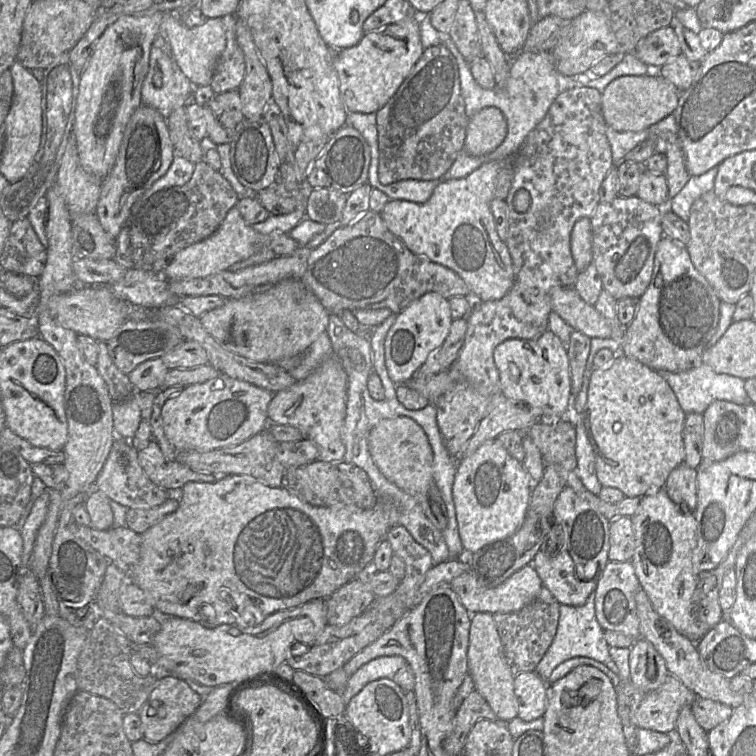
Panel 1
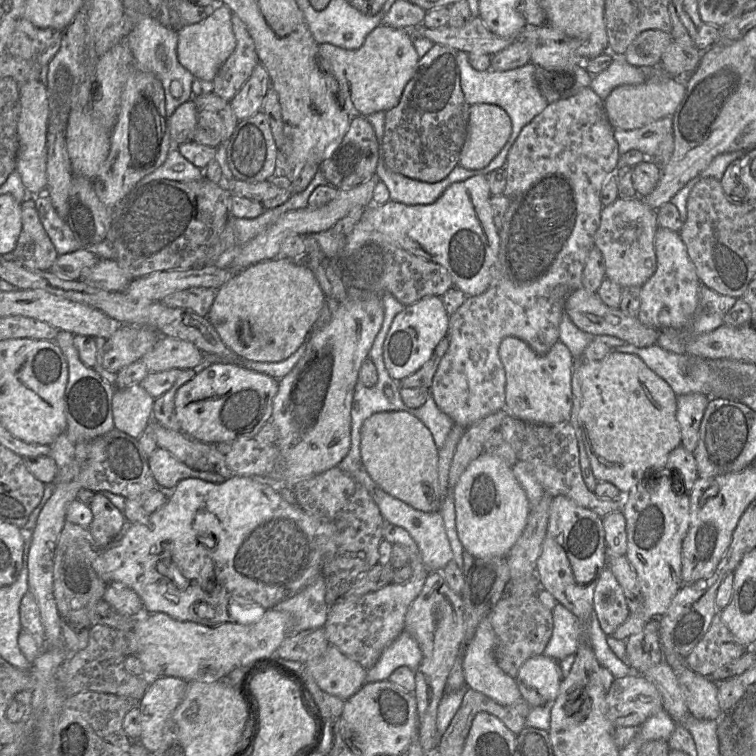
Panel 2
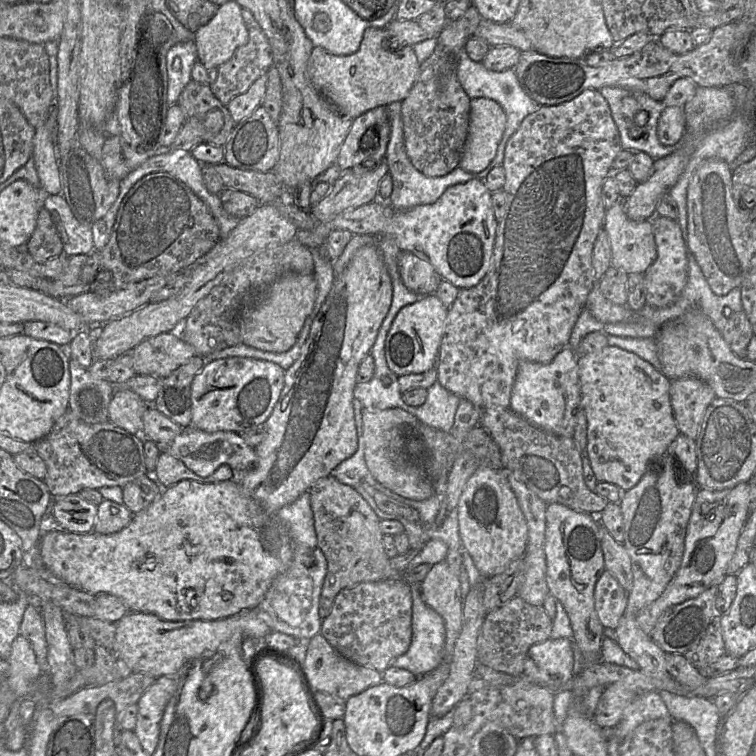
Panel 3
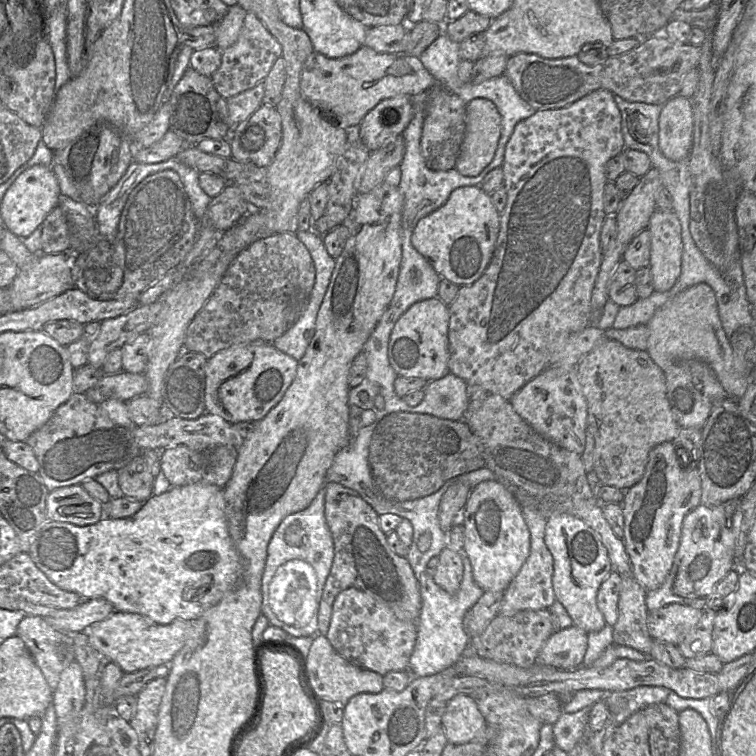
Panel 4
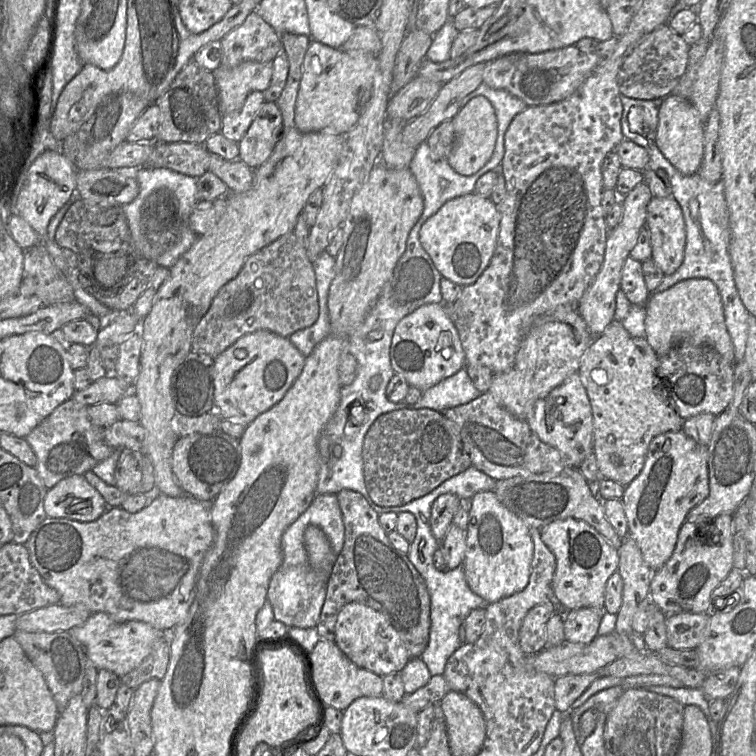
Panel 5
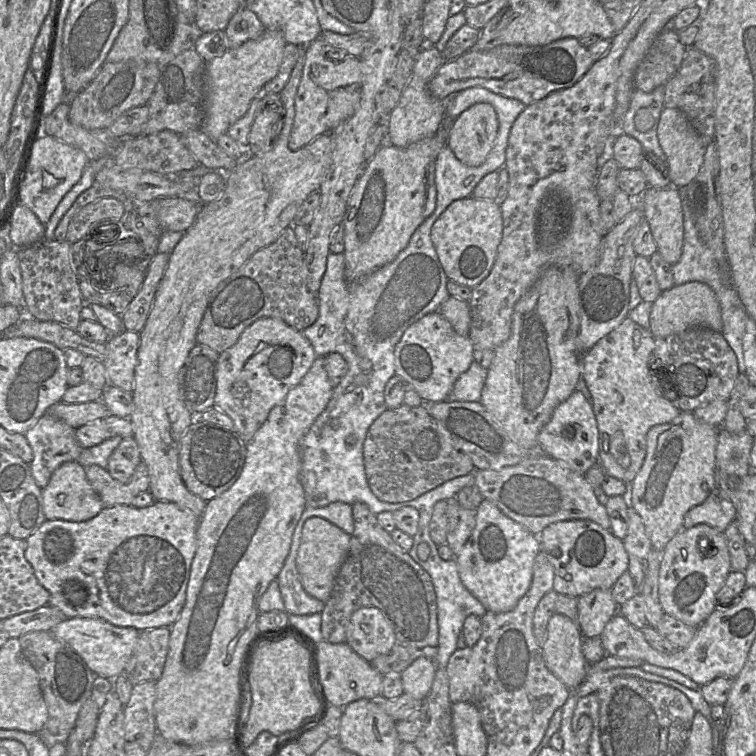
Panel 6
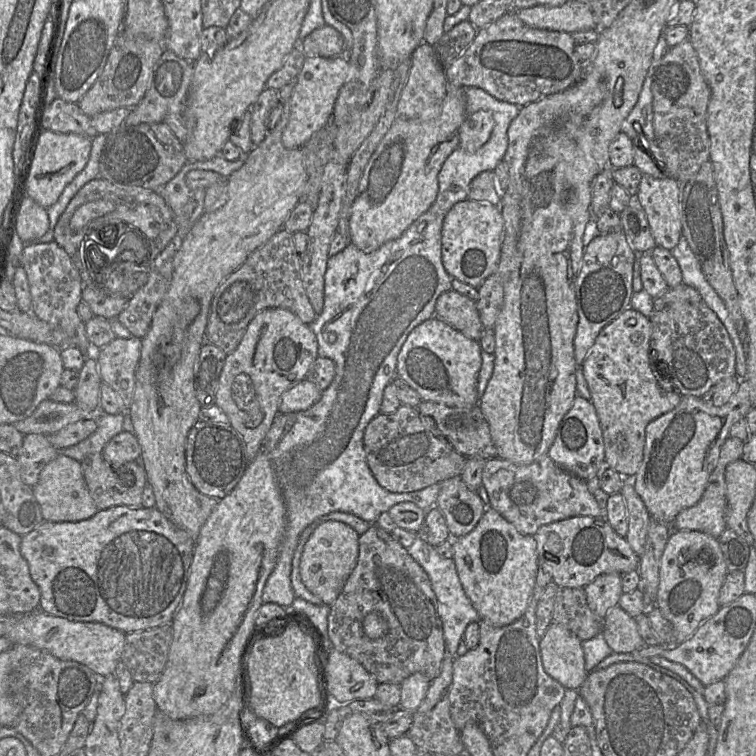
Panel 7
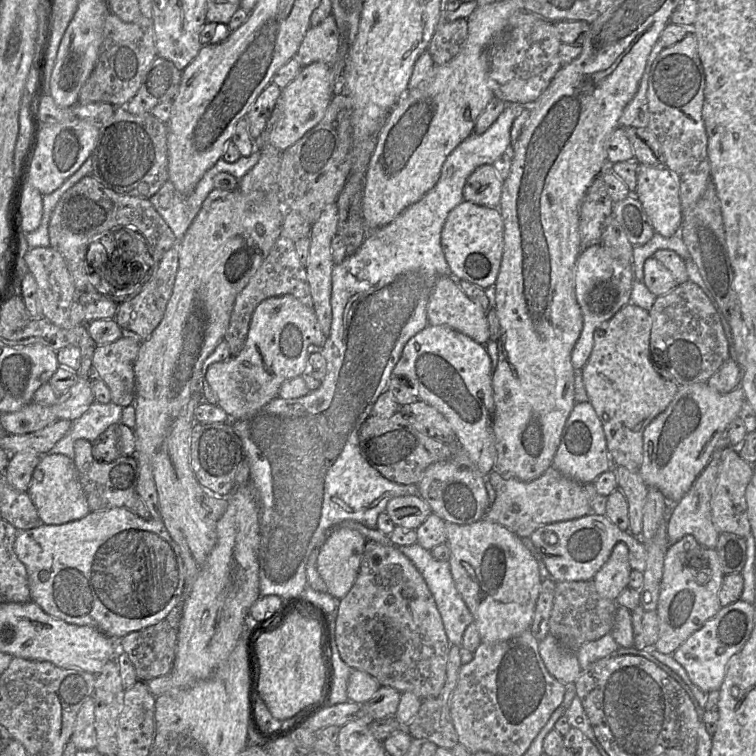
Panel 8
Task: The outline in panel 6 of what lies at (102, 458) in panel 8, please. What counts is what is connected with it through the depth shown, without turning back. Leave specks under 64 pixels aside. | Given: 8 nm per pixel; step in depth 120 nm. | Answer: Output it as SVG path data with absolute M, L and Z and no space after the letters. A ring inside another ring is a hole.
M123 438L111 453L107 470L113 479L127 483L140 462L141 455L135 438Z

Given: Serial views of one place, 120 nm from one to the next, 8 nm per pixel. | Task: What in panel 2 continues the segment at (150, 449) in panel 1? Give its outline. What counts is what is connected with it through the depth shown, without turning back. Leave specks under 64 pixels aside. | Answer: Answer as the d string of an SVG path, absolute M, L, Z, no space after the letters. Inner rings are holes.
M161 447L153 451L147 462L157 484L166 488L176 487L178 482L186 478L197 478L211 483L221 483L226 479L216 472L192 469Z

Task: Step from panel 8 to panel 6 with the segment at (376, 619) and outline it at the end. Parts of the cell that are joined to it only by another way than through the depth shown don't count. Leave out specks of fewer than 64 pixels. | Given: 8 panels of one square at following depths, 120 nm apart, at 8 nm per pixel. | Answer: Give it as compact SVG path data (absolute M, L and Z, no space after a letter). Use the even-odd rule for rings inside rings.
M353 503L352 514L354 531L349 552L321 612L321 633L330 643L345 643L352 614L362 607L377 607L393 628L395 643L387 654L376 657L370 664L382 676L401 675L417 658L434 660L437 654L437 603L433 583L430 575L381 527L365 503Z

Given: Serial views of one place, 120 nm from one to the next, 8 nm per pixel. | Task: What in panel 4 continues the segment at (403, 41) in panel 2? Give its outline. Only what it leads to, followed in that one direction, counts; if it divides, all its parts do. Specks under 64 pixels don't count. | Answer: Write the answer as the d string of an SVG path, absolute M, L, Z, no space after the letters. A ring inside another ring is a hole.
M367 46L342 58L328 58L313 51L305 60L300 77L302 96L320 111L323 119L344 130L356 130L365 117L376 105L385 99L398 95L414 96L428 92L436 85L436 80L423 66L418 57L400 53L379 53Z

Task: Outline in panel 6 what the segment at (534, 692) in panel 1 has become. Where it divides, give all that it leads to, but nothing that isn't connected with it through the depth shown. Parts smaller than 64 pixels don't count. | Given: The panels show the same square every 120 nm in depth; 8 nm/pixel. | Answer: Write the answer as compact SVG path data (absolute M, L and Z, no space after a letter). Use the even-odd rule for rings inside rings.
M595 589L578 597L577 624L583 638L599 637L609 620L619 611L611 589Z

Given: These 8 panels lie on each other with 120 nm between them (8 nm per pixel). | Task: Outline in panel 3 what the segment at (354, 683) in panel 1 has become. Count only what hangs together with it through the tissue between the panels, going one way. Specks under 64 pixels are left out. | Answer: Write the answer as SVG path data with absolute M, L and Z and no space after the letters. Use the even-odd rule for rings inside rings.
M412 583L412 639L406 653L392 667L410 671L417 678L444 662L445 626L442 617L422 599L420 585Z

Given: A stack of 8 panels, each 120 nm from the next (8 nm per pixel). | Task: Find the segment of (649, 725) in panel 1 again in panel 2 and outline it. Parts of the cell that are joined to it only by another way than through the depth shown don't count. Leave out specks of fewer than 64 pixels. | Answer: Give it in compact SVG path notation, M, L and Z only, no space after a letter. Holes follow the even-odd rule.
M635 672L614 679L606 693L605 703L606 716L614 727L640 726L663 709L655 685Z

